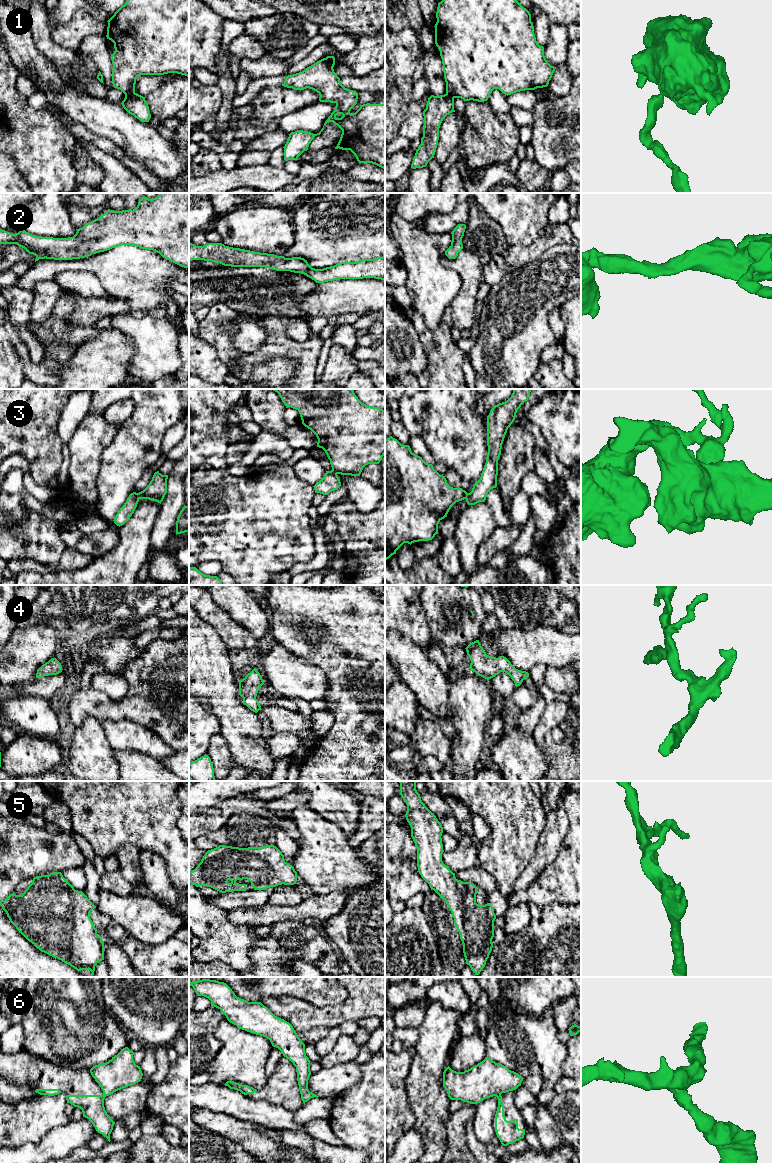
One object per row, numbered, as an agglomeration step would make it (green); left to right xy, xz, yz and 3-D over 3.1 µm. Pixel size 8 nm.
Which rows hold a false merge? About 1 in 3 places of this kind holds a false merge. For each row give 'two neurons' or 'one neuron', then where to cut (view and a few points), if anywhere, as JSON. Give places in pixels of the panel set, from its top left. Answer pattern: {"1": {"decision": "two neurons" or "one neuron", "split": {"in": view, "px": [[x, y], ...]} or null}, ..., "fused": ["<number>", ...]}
{"1": {"decision": "two neurons", "split": {"in": "xy", "px": [[134, 92], [125, 98]]}}, "2": {"decision": "one neuron", "split": null}, "3": {"decision": "two neurons", "split": {"in": "xy", "px": [[136, 493], [139, 498]]}}, "4": {"decision": "one neuron", "split": null}, "5": {"decision": "one neuron", "split": null}, "6": {"decision": "two neurons", "split": {"in": "yz", "px": [[500, 1094], [495, 1095]]}}, "fused": ["1", "3", "6"]}

